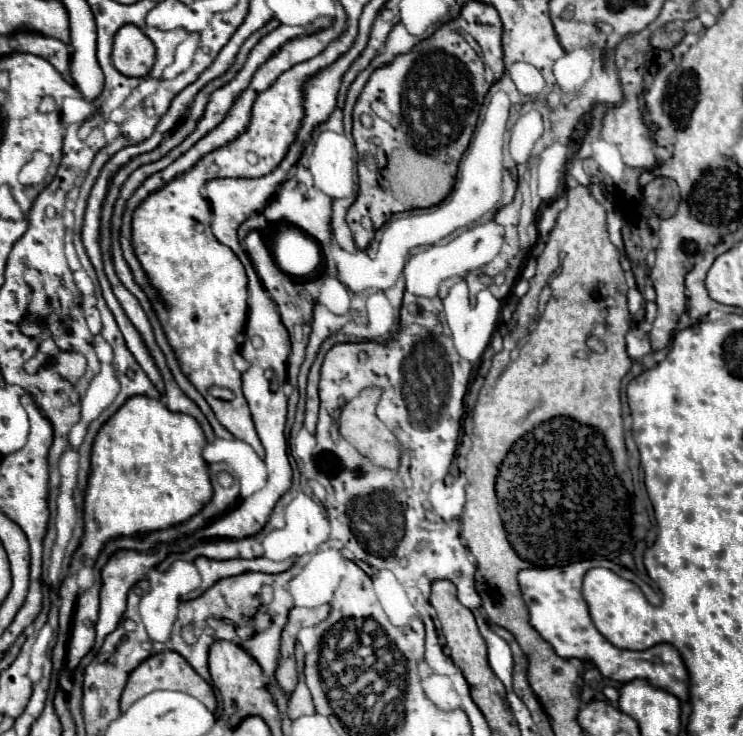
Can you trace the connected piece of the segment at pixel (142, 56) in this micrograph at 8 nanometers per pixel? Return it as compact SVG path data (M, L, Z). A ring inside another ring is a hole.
M123 26L115 34L113 66L131 78L145 78L155 64L155 46L137 26Z

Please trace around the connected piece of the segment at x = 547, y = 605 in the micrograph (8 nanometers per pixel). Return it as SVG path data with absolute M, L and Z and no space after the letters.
M583 560L583 562L573 562L569 566L563 566L563 568L521 570L519 572L519 584L521 584L523 598L529 606L533 628L553 646L553 650L561 658L579 658L579 660L585 660L585 662L593 662L601 670L603 676L617 680L617 682L631 682L631 680L637 680L637 678L645 678L653 686L671 692L679 700L687 700L689 674L687 674L687 668L685 668L679 652L673 646L657 644L657 646L643 650L643 652L621 650L621 648L615 648L611 642L607 642L603 638L603 634L595 628L595 624L589 616L587 602L581 594L581 580L583 580L587 570L597 568L597 566L609 568L617 574L621 574L623 578L635 582L643 590L643 594L647 596L647 600L651 604L657 606L661 602L661 596L657 592L653 592L641 578L637 578L631 570L617 566L609 560Z

